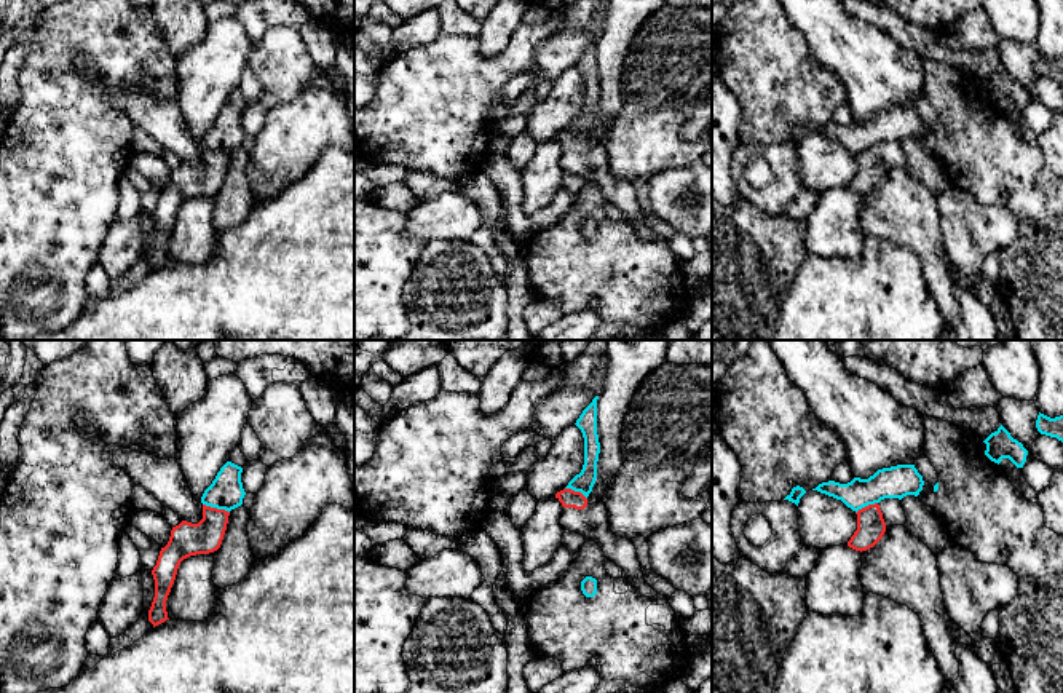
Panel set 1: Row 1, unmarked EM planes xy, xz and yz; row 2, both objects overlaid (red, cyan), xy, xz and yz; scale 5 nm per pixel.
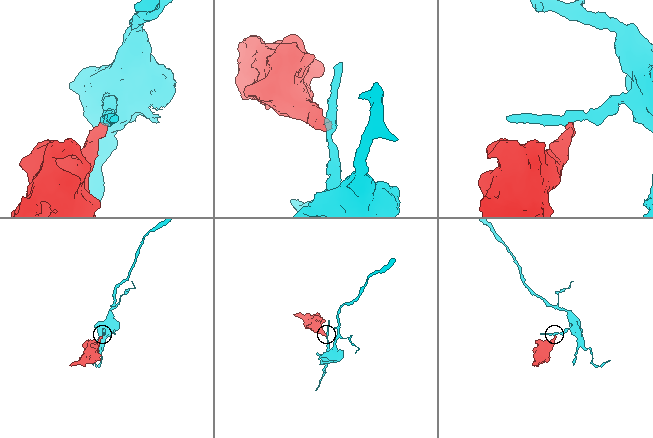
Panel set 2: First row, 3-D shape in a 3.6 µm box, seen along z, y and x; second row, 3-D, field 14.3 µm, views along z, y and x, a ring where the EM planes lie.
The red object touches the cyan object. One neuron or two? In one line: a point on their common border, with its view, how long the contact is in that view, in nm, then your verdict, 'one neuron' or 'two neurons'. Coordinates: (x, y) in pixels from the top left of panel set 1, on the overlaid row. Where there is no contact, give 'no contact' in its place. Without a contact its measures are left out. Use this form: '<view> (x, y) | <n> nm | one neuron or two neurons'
xy (216, 508) | 140 nm | two neurons

